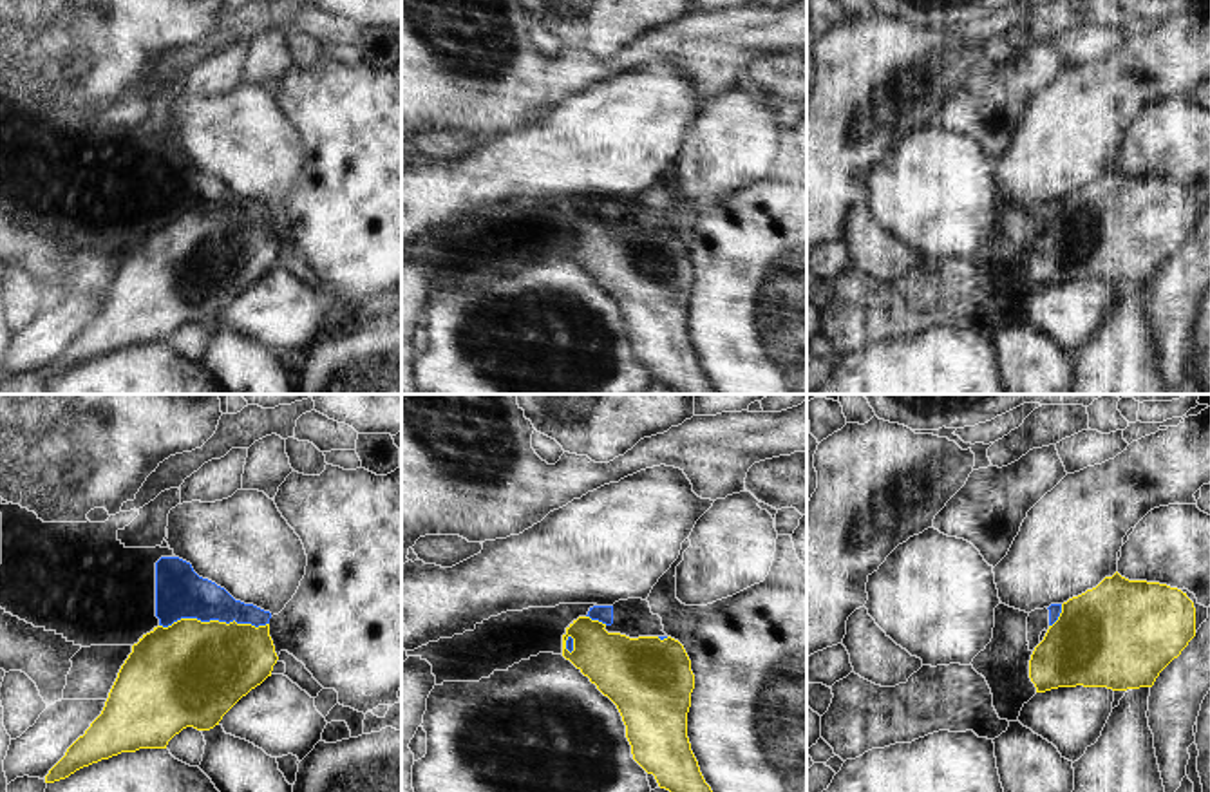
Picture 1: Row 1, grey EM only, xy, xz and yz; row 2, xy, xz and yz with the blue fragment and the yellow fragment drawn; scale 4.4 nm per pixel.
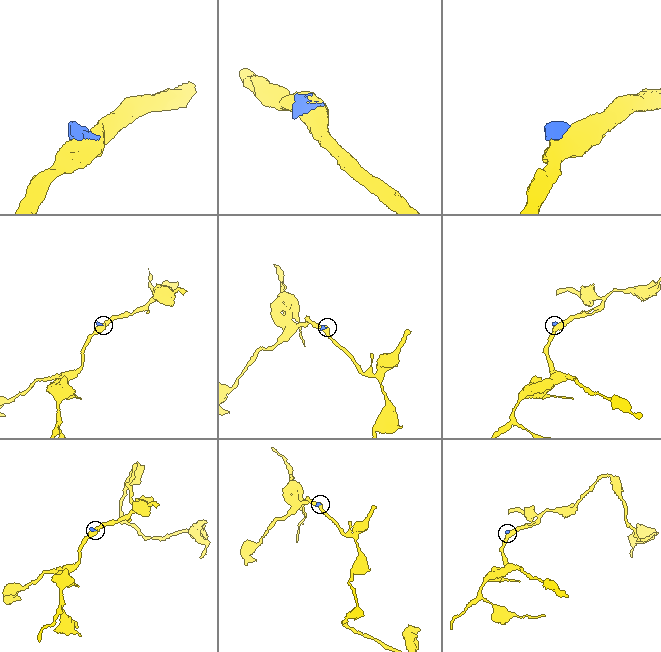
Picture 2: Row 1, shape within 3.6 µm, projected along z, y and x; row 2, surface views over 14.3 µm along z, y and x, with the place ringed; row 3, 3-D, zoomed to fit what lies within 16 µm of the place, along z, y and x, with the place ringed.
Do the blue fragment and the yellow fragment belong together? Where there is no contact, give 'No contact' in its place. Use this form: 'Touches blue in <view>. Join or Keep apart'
Touches blue in xy. Join.

